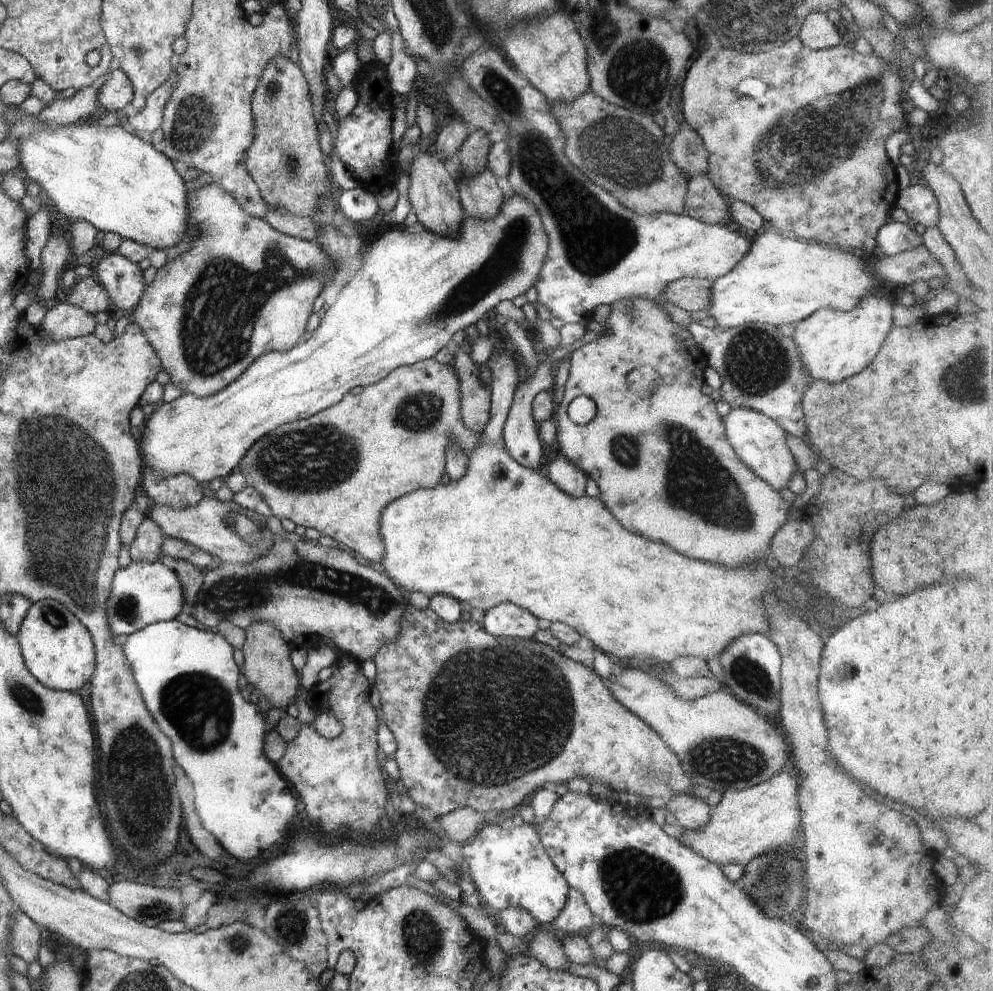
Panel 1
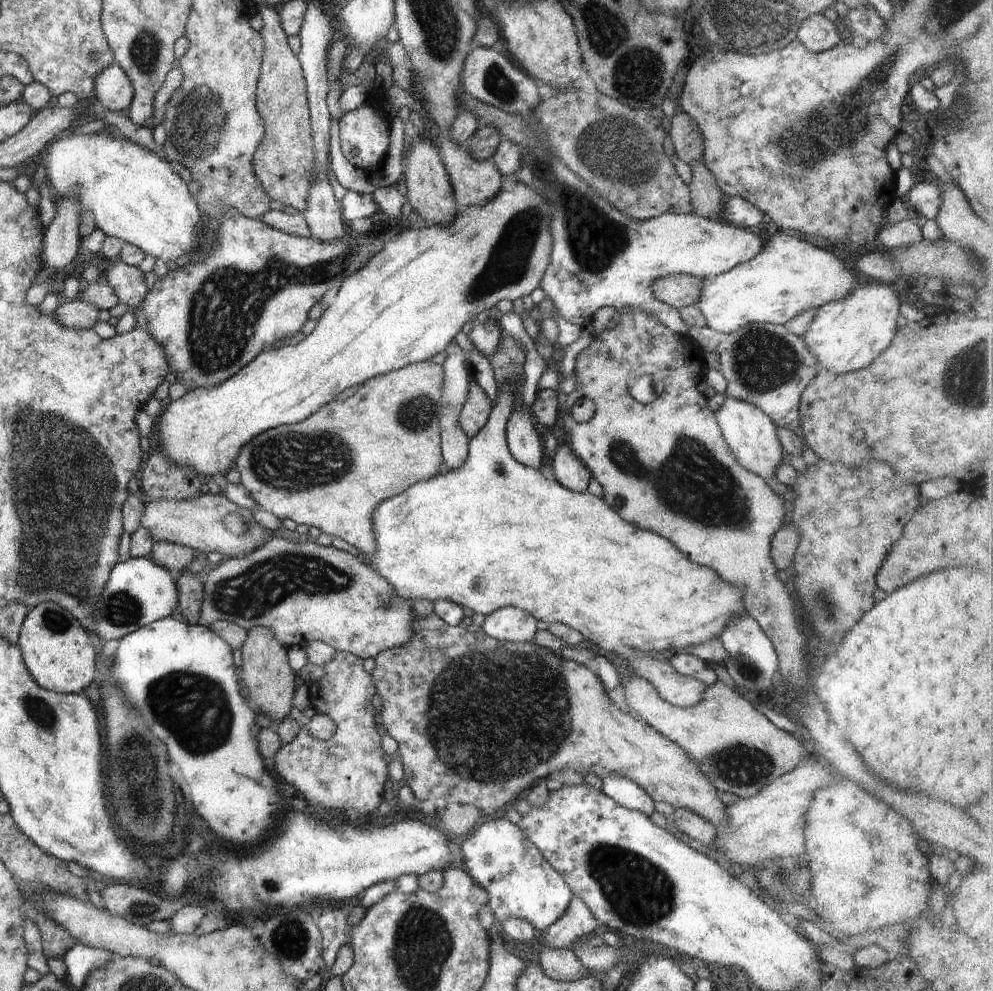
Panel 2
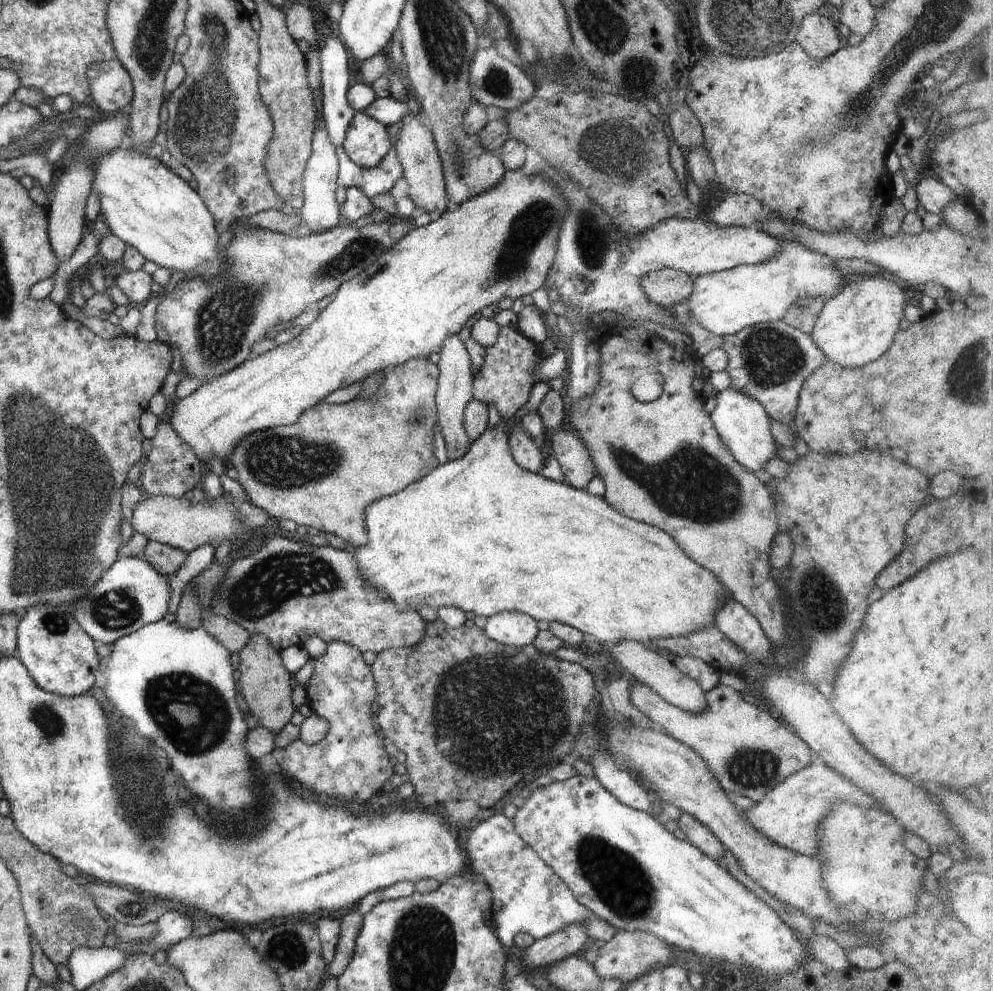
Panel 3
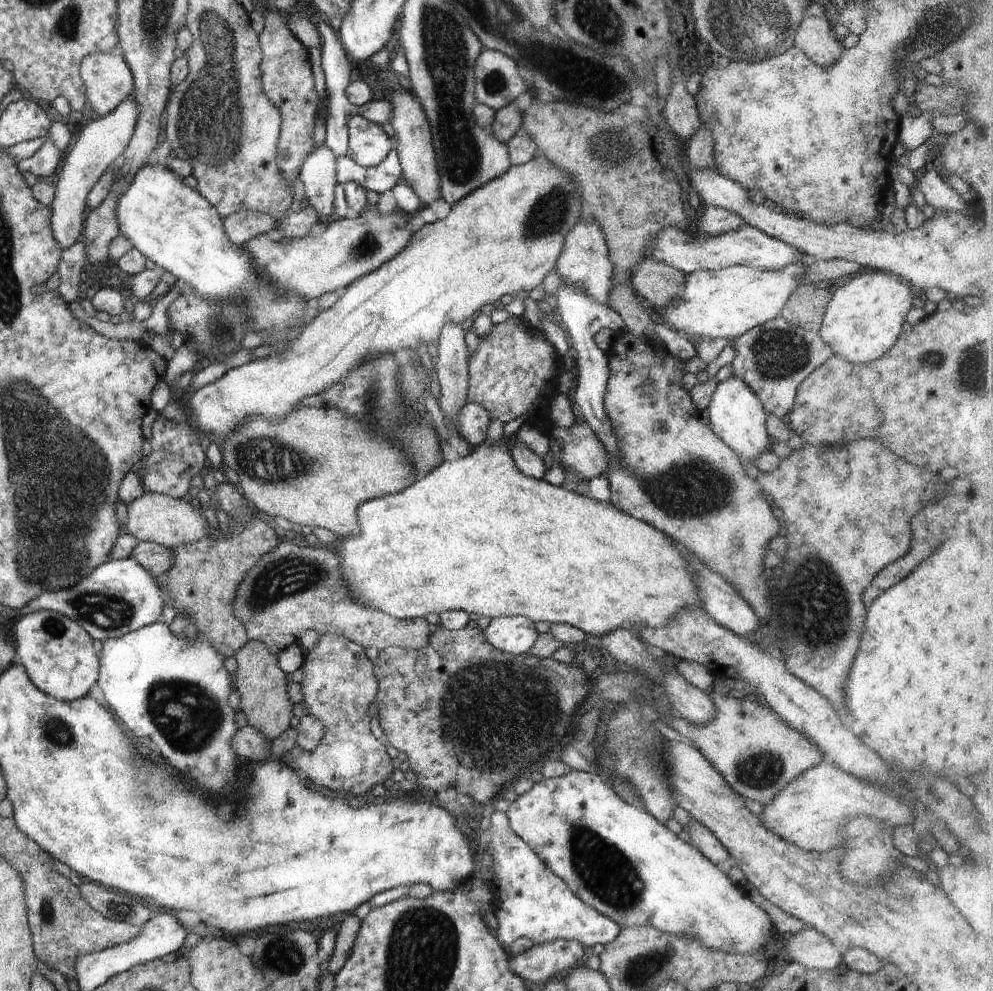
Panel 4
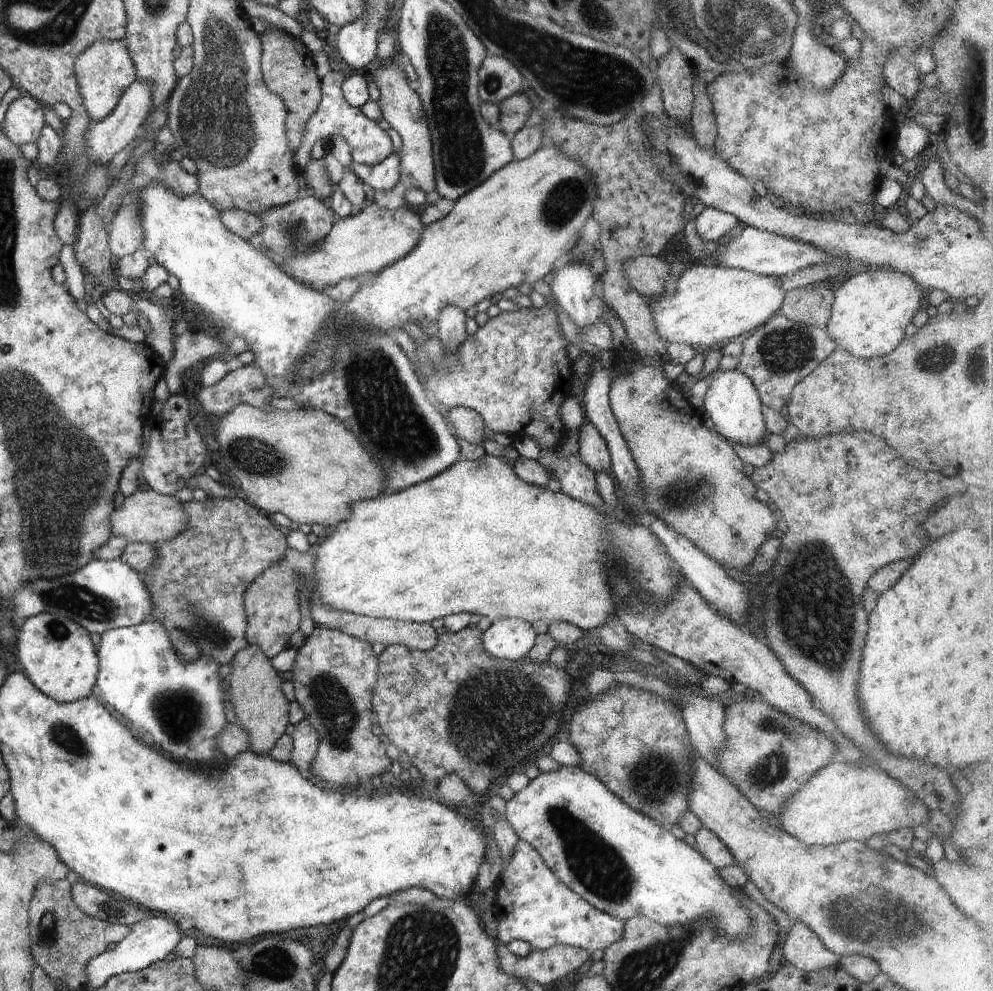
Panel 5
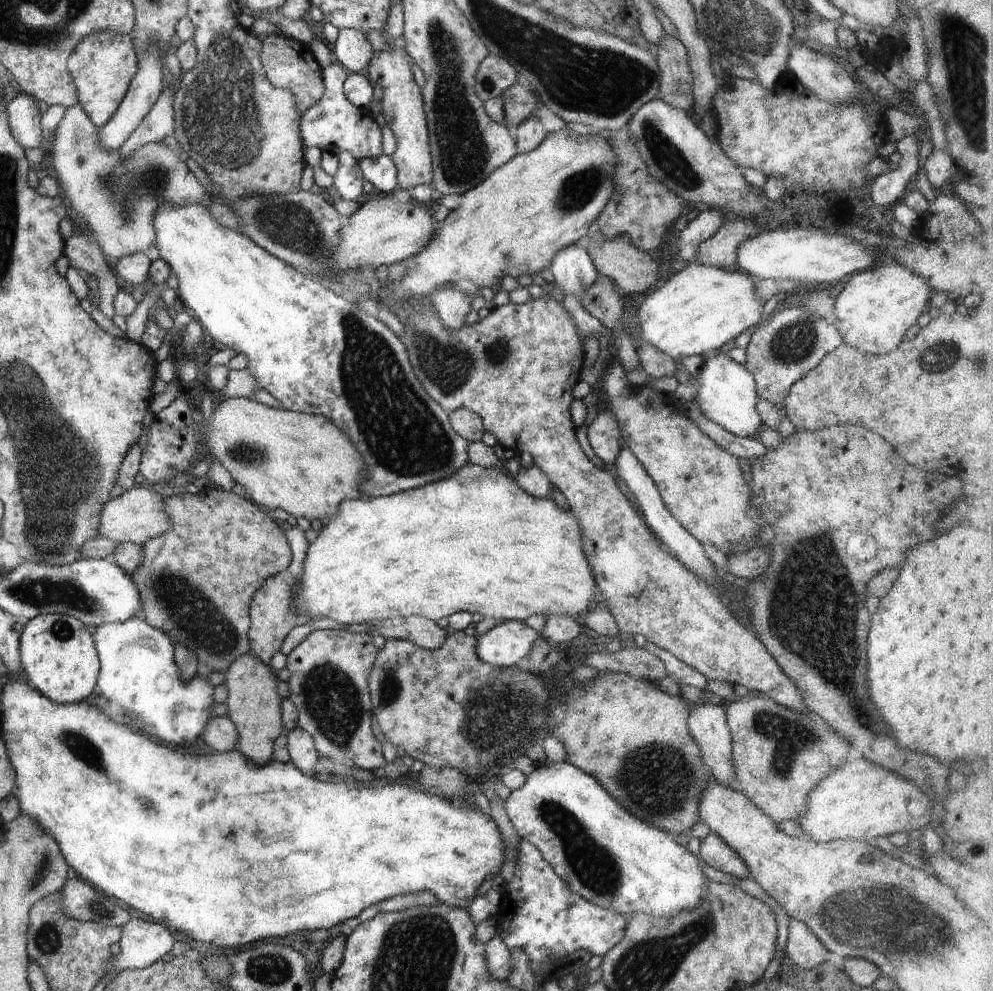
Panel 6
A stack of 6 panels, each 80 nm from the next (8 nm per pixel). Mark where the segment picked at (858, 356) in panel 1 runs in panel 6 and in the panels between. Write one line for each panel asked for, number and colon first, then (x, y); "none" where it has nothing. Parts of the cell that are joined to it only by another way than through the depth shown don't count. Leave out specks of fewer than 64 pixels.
2: (848, 335)
3: (857, 326)
4: (864, 318)
5: (870, 311)
6: (874, 307)

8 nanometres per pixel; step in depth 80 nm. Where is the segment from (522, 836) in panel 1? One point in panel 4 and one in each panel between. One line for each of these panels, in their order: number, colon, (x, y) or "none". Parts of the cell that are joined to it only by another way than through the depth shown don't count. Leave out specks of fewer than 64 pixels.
2: (519, 881)
3: (528, 897)
4: (530, 901)

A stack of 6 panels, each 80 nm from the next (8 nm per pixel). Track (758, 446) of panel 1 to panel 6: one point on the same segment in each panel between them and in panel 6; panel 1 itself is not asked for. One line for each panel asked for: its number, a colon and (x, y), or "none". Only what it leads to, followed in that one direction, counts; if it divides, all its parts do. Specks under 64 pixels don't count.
2: (750, 433)
3: (741, 421)
4: (737, 416)
5: (732, 402)
6: (728, 395)

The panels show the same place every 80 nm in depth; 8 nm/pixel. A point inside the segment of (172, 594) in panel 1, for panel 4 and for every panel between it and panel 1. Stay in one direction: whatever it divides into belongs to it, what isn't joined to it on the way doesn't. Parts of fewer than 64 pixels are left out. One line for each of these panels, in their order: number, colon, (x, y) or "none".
2: (139, 591)
3: (131, 594)
4: (120, 596)

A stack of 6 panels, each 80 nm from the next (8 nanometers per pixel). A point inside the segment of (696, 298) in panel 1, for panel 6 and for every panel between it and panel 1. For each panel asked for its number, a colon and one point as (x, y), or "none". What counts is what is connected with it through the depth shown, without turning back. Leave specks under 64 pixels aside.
2: (677, 290)
3: (666, 287)
4: (656, 283)
5: (647, 275)
6: (633, 270)

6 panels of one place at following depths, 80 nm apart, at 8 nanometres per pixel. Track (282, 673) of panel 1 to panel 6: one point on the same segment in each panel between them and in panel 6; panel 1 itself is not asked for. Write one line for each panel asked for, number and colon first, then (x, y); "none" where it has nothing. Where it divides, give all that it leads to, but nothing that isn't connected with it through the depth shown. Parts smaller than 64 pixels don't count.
2: (271, 682)
3: (266, 686)
4: (261, 683)
5: (255, 691)
6: (254, 706)

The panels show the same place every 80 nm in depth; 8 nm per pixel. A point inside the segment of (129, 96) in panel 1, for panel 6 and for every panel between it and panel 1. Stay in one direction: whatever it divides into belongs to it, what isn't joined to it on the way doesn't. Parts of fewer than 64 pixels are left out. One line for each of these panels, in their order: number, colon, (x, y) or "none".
2: (114, 91)
3: (111, 87)
4: (108, 81)
5: (104, 70)
6: (102, 66)

